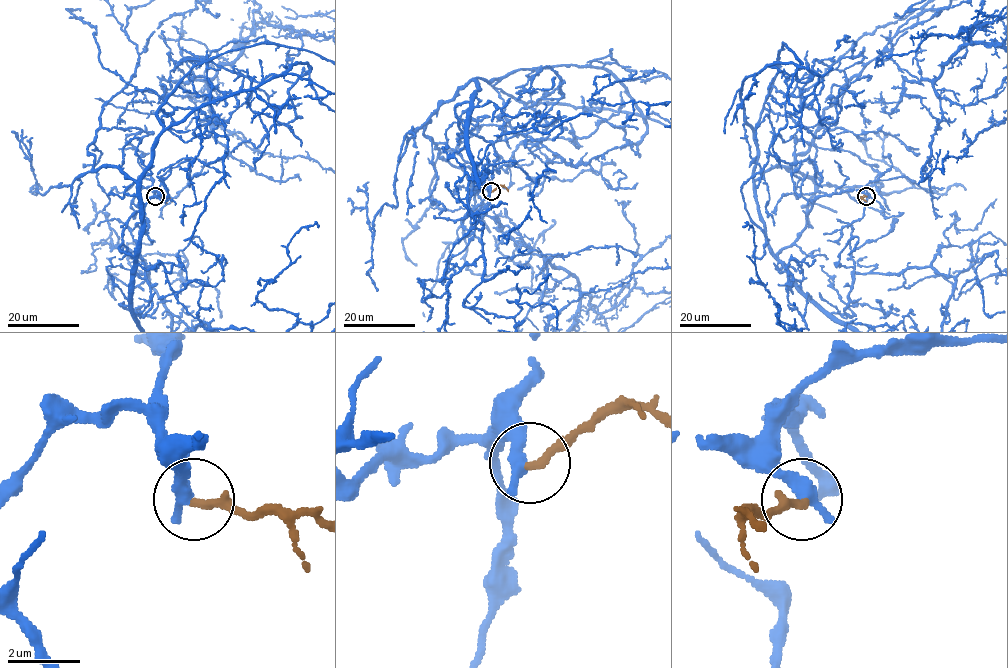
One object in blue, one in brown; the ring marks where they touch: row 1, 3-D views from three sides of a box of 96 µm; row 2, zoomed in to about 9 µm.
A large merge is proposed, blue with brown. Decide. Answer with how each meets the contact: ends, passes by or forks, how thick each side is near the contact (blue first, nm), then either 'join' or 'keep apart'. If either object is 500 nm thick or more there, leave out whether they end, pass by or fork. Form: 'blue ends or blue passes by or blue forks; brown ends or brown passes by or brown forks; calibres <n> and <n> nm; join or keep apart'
blue ends; brown ends; calibres 460 and 240 nm; keep apart

